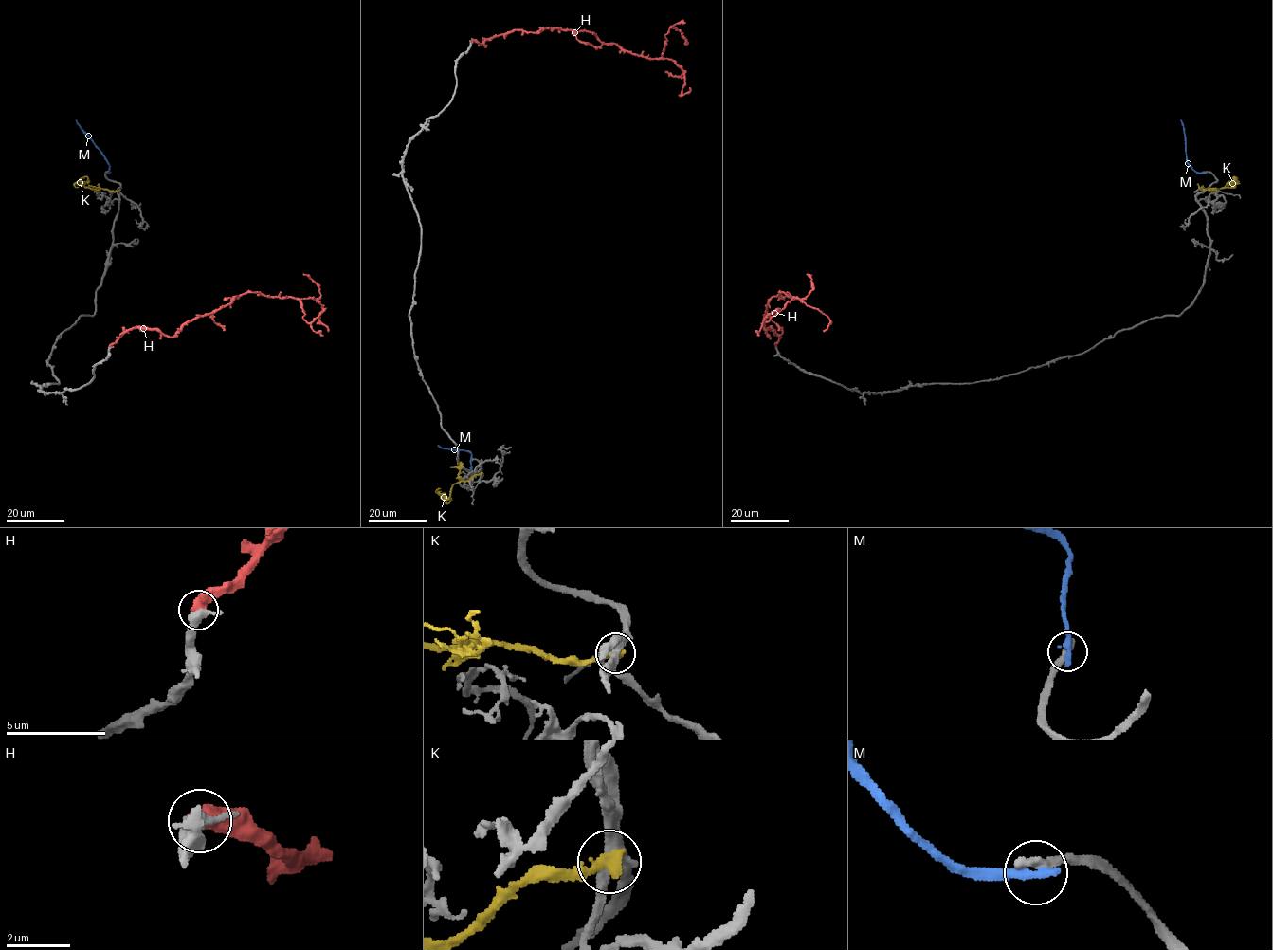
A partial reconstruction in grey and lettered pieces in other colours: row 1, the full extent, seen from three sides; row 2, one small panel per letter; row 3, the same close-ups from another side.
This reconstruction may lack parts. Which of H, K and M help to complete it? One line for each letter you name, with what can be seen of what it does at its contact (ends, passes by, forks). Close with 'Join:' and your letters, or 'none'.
H: it ends
Join: H

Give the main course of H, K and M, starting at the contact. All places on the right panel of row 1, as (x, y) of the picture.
H: (775, 346), (778, 337), (771, 327), (768, 337), (764, 319), (779, 292), (829, 319), (823, 331)
K: (1209, 190), (1232, 188), (1236, 181), (1234, 176), (1234, 184)
M: (1204, 173), (1196, 172), (1186, 159), (1181, 119)

